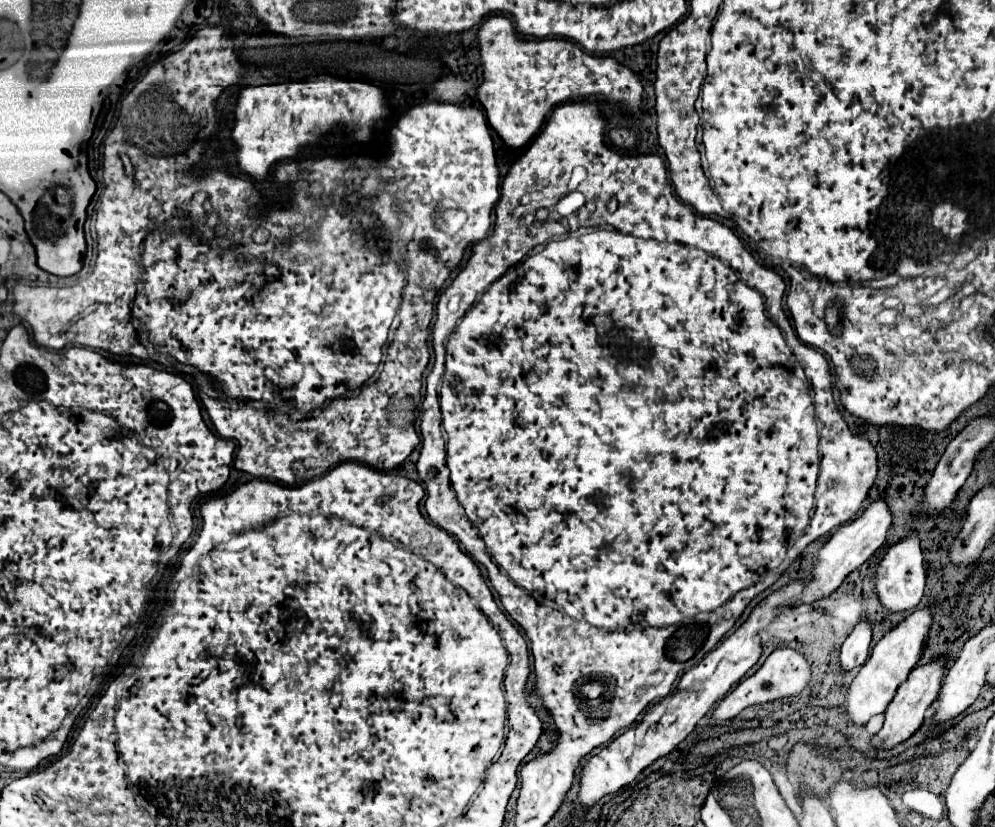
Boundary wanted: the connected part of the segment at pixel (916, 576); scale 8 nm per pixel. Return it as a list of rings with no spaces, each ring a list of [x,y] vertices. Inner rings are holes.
[[[909,530],[897,544],[893,544],[887,554],[883,556],[877,568],[877,596],[889,612],[903,612],[911,610],[923,598],[925,588],[925,570],[923,570],[923,556],[921,556],[921,540],[917,530]]]

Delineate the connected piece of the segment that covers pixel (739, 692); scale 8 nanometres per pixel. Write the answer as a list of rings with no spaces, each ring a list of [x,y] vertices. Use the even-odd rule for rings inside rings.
[[[777,648],[775,652],[771,652],[767,656],[767,660],[761,664],[761,668],[739,682],[739,686],[723,698],[723,702],[717,706],[717,710],[713,712],[713,720],[711,724],[723,724],[725,720],[737,716],[743,708],[753,706],[753,704],[763,704],[763,702],[771,702],[771,700],[779,700],[779,698],[789,698],[789,696],[797,696],[805,690],[805,686],[809,684],[813,672],[809,662],[805,660],[803,654],[799,654],[793,648]]]

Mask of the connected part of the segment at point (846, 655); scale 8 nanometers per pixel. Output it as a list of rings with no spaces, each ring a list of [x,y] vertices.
[[[861,620],[841,646],[841,666],[845,672],[849,672],[855,666],[861,666],[867,660],[871,638],[873,638],[873,622]]]

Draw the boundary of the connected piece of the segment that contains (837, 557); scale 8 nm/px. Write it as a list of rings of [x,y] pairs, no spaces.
[[[875,502],[871,504],[855,522],[841,526],[829,540],[827,544],[819,550],[817,554],[817,564],[813,568],[813,578],[807,586],[807,590],[803,592],[803,598],[797,600],[797,604],[811,604],[817,598],[829,596],[841,582],[843,578],[853,572],[855,568],[859,568],[879,546],[883,546],[885,536],[887,536],[887,528],[891,526],[891,514],[885,502]]]

